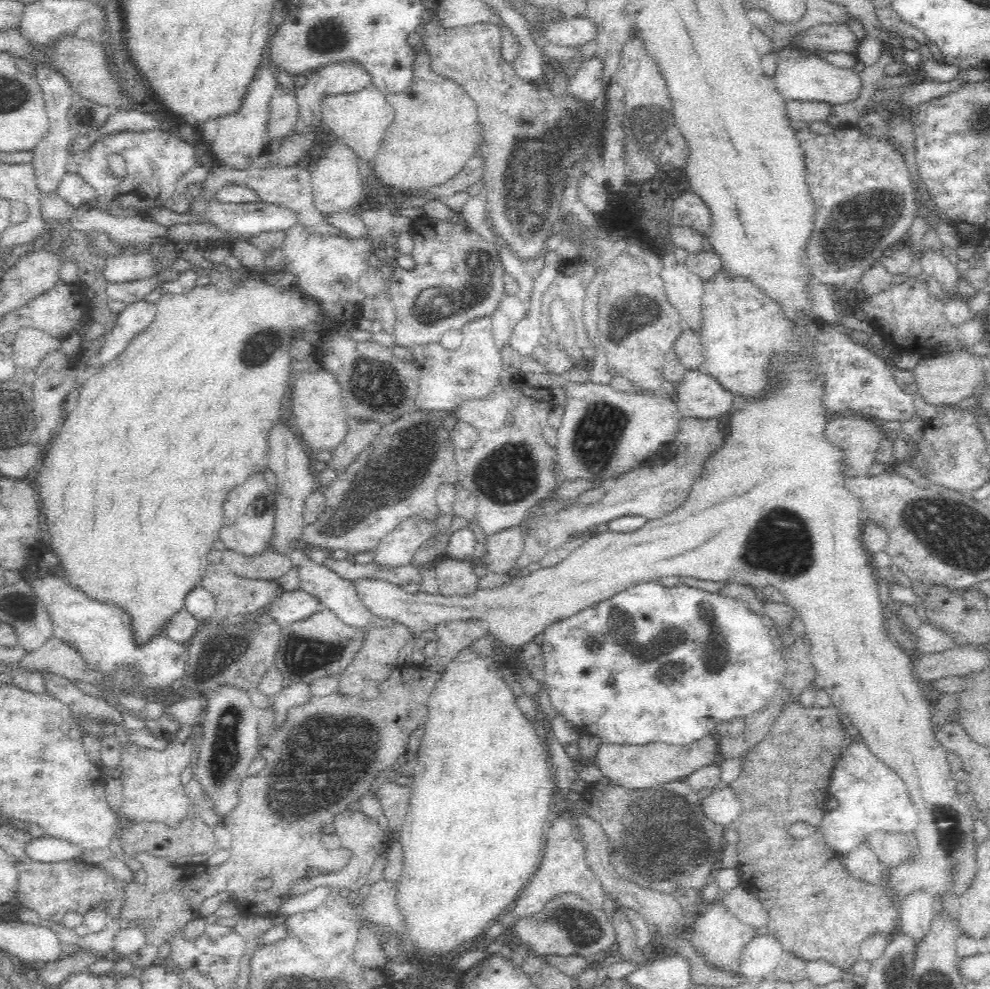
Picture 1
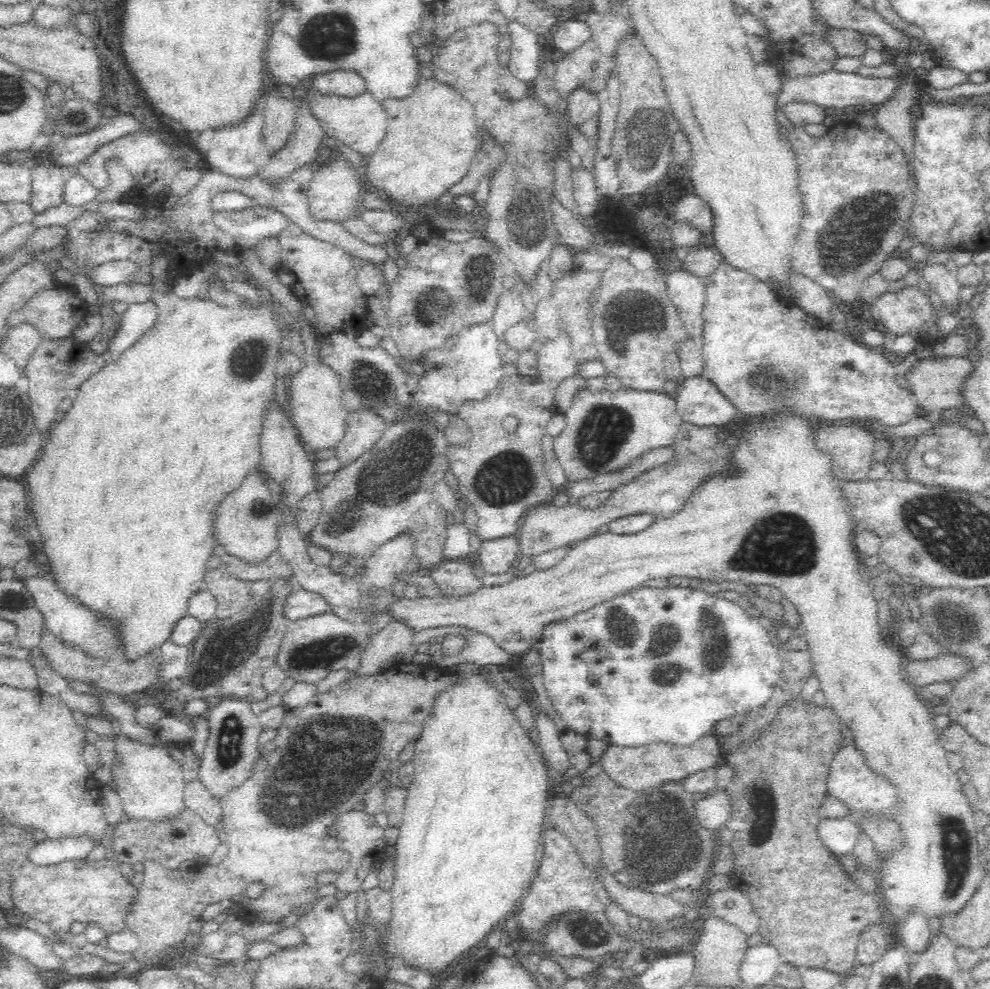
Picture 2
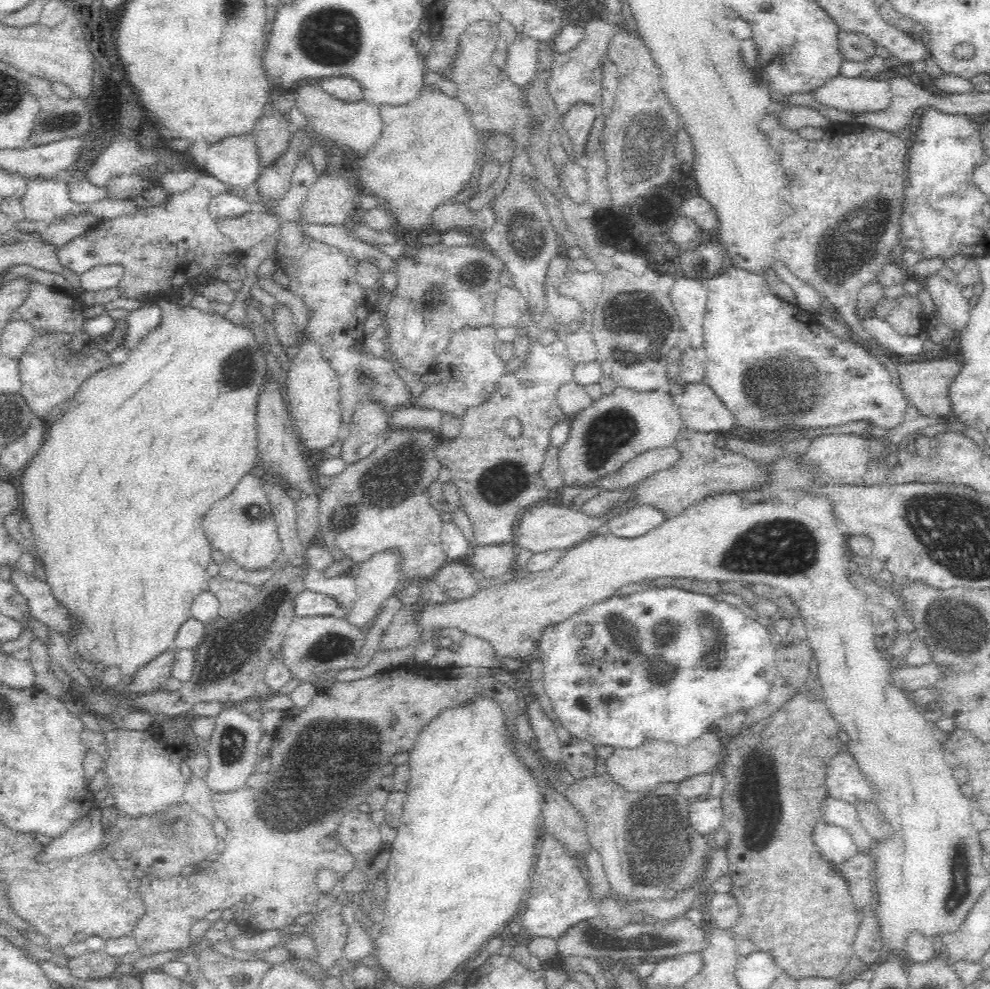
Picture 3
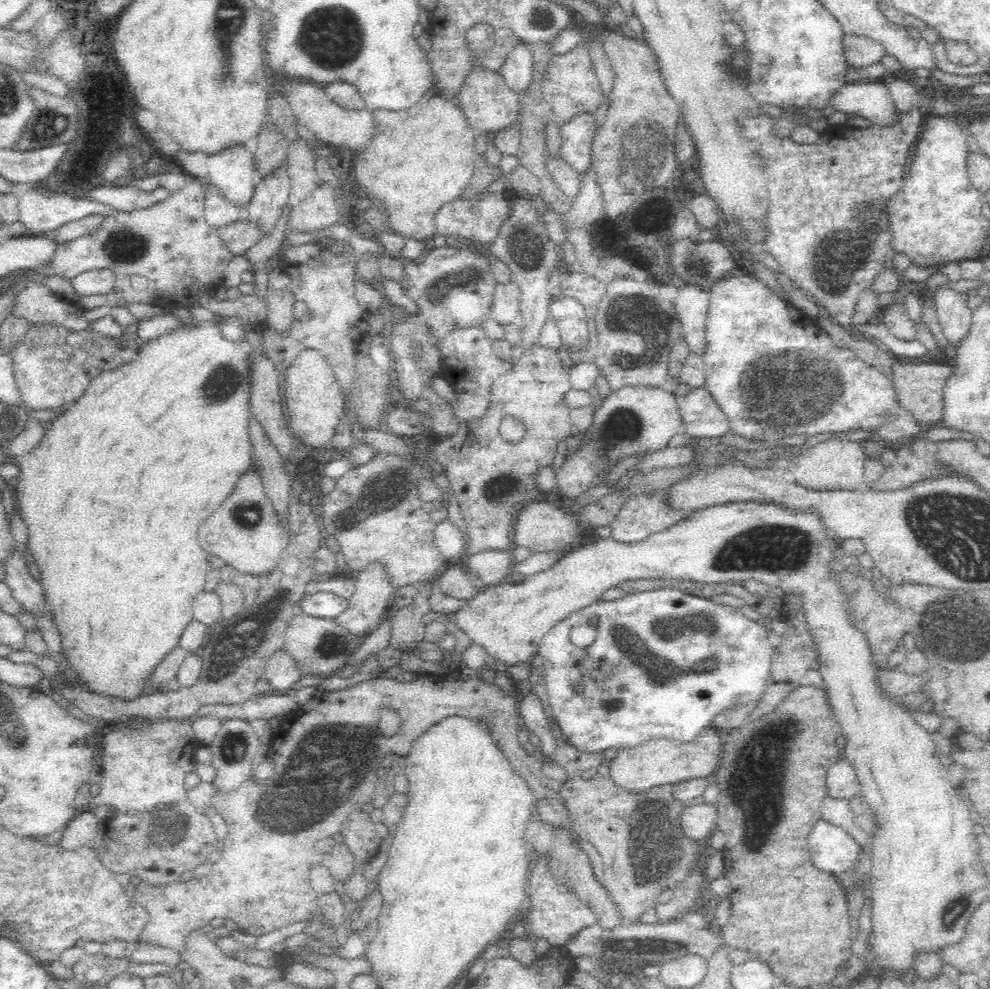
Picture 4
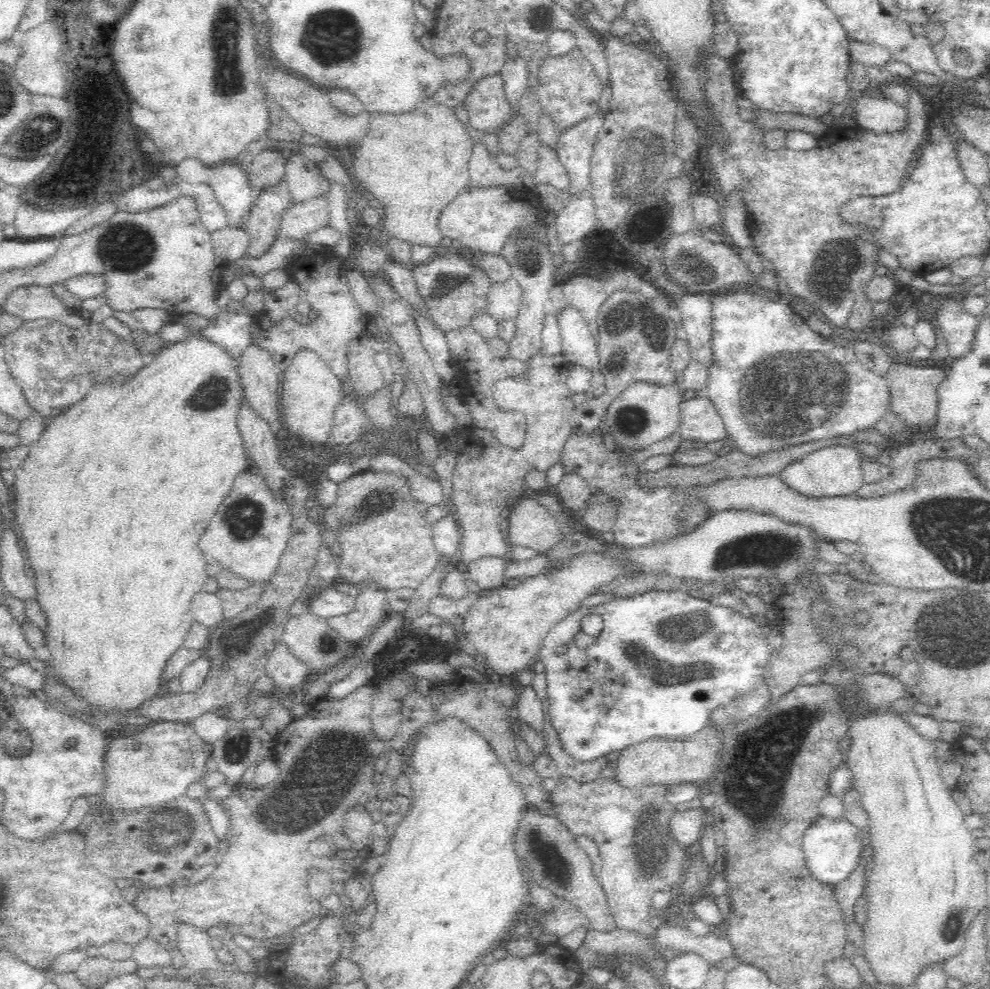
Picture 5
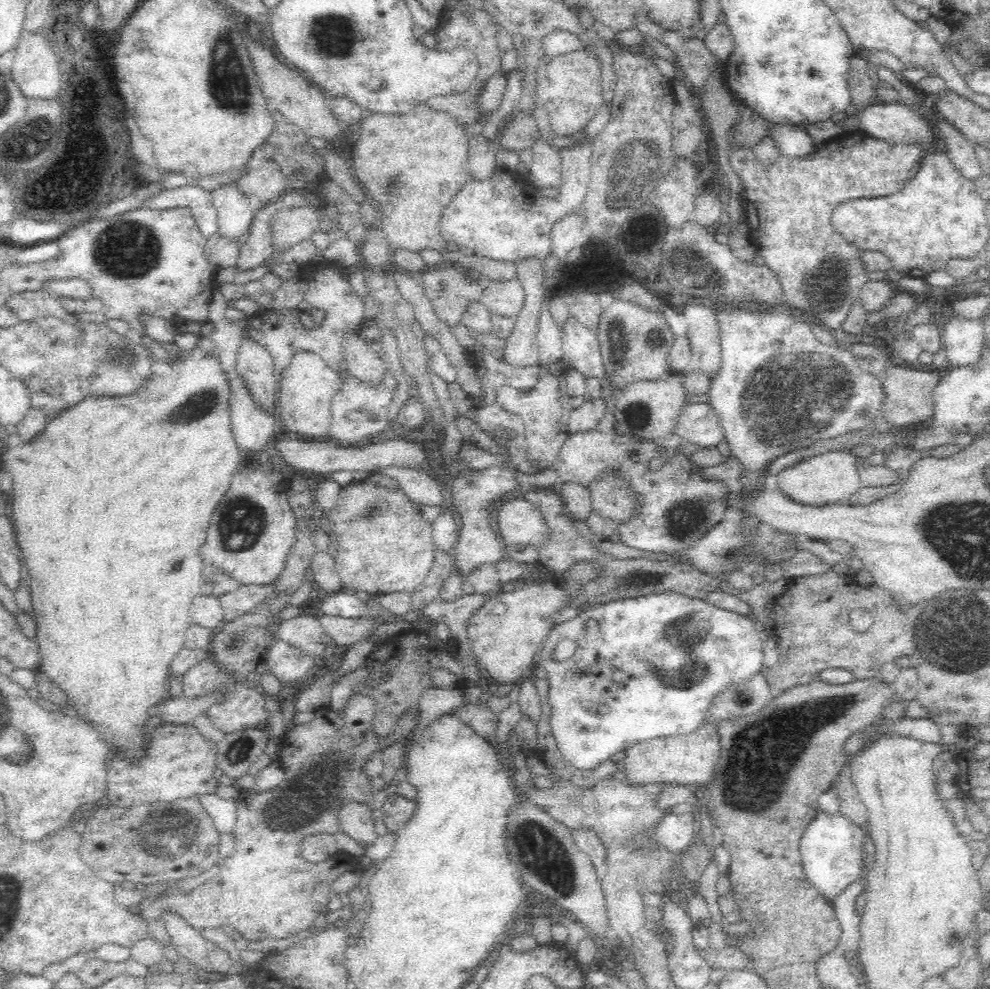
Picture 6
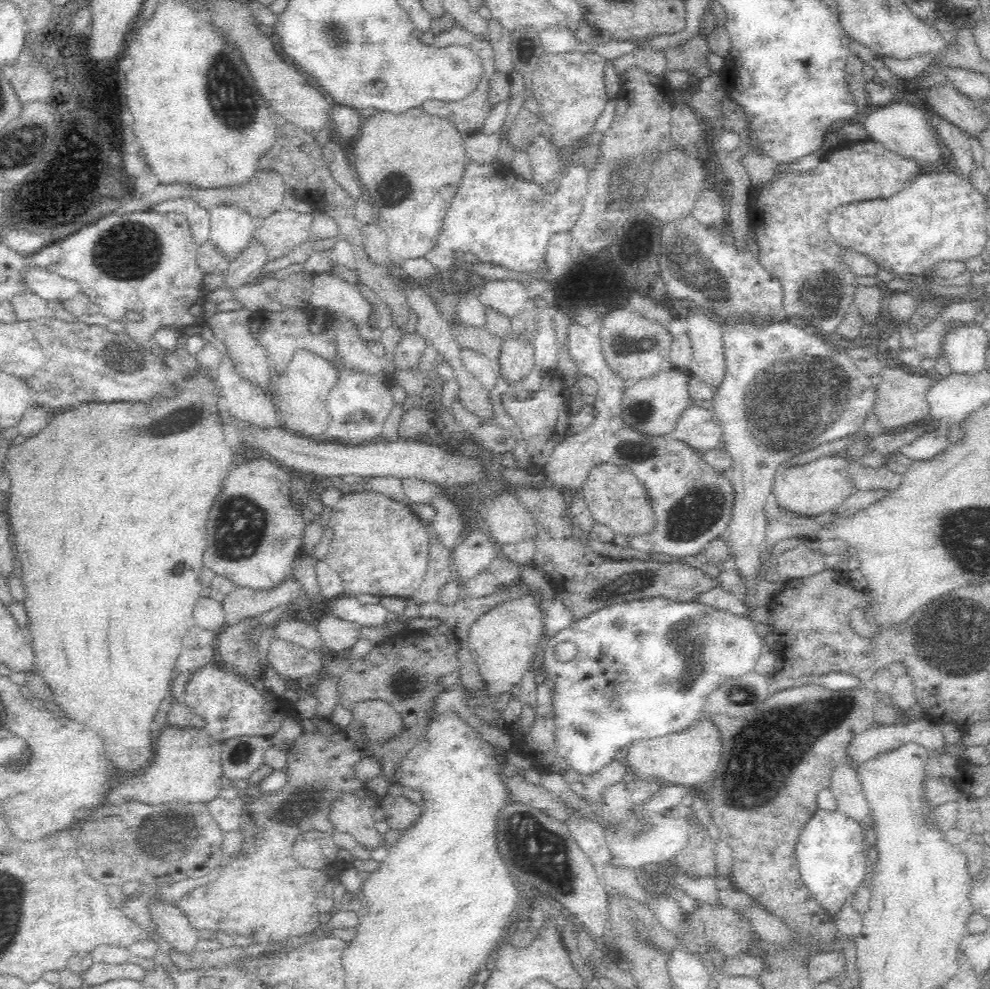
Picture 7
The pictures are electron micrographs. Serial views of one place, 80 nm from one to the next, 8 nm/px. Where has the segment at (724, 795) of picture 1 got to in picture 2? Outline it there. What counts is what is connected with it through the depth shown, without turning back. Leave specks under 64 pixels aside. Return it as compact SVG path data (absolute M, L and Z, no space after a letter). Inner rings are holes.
M725 790L694 802L694 818L700 828L717 832L728 818L728 795Z

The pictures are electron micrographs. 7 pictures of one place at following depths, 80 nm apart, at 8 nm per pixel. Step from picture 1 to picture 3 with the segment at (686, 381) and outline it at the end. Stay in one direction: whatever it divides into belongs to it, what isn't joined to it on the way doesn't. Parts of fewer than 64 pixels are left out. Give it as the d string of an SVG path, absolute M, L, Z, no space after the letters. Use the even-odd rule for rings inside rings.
M703 382L685 385L678 406L684 429L690 432L723 436L733 428L730 413Z

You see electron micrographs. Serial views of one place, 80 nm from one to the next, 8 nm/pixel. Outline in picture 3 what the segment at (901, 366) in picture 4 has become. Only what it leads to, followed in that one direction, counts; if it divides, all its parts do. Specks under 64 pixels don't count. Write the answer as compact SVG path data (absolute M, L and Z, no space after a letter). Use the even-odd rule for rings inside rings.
M932 356L923 360L916 360L912 363L901 363L893 360L891 368L896 379L896 383L902 398L908 407L913 406L918 410L920 416L930 416L930 418L947 417L950 410L950 403L946 402L946 390L950 386L950 380L958 374L959 362L955 356L949 358L935 359Z

